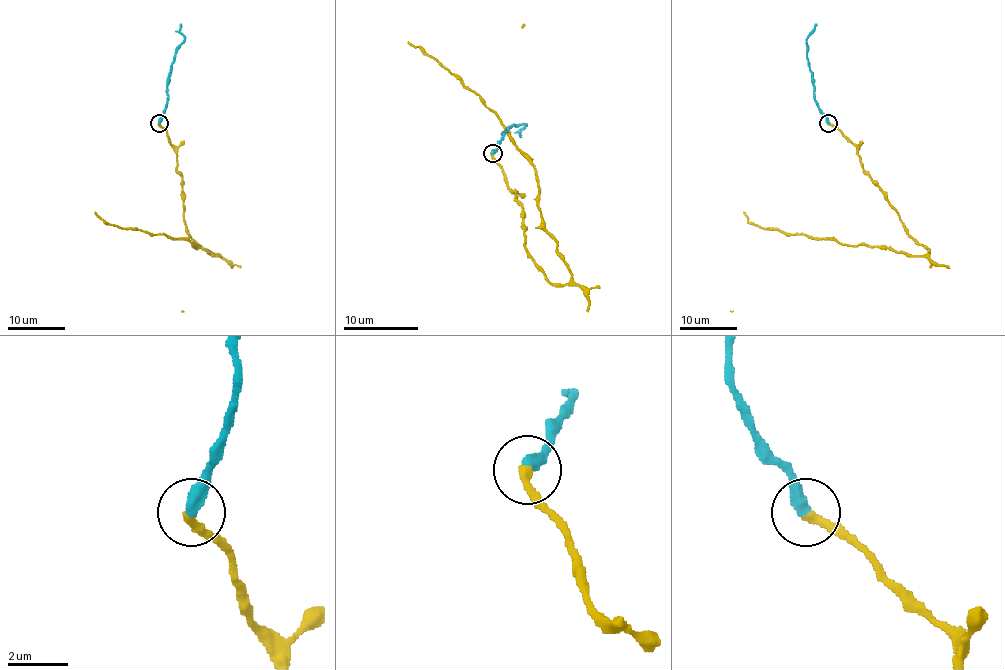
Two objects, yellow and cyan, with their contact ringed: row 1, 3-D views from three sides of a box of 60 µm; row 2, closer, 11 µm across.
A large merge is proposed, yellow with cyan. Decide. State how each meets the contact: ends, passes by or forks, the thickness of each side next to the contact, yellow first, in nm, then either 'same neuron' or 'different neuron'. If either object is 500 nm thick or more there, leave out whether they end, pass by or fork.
yellow ends; cyan ends; calibres 280 and 440 nm; same neuron

